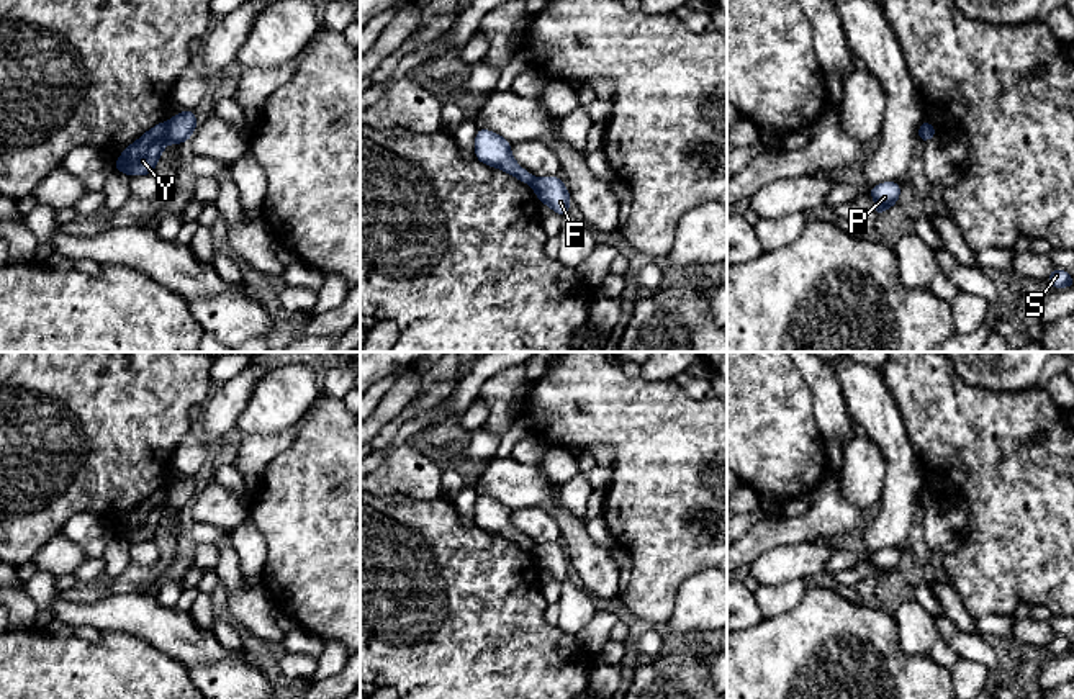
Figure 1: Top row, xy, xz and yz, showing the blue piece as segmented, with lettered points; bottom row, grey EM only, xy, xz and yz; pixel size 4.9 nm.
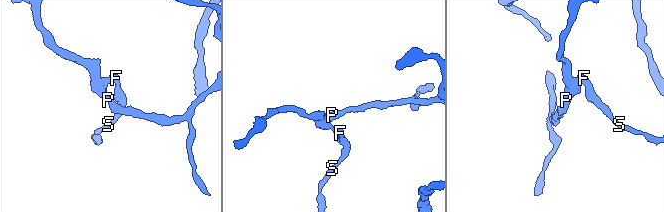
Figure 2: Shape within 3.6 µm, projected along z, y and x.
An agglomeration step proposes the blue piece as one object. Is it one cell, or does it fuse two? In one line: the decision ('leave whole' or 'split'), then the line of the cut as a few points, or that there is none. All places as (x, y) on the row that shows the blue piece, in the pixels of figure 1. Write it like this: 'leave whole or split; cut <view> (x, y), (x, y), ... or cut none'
split; cut xy (164, 123), (166, 141)

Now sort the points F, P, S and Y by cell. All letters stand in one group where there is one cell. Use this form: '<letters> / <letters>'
F S / P Y

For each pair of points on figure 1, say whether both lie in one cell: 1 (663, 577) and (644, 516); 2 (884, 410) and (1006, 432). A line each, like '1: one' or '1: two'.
1: one
2: two

